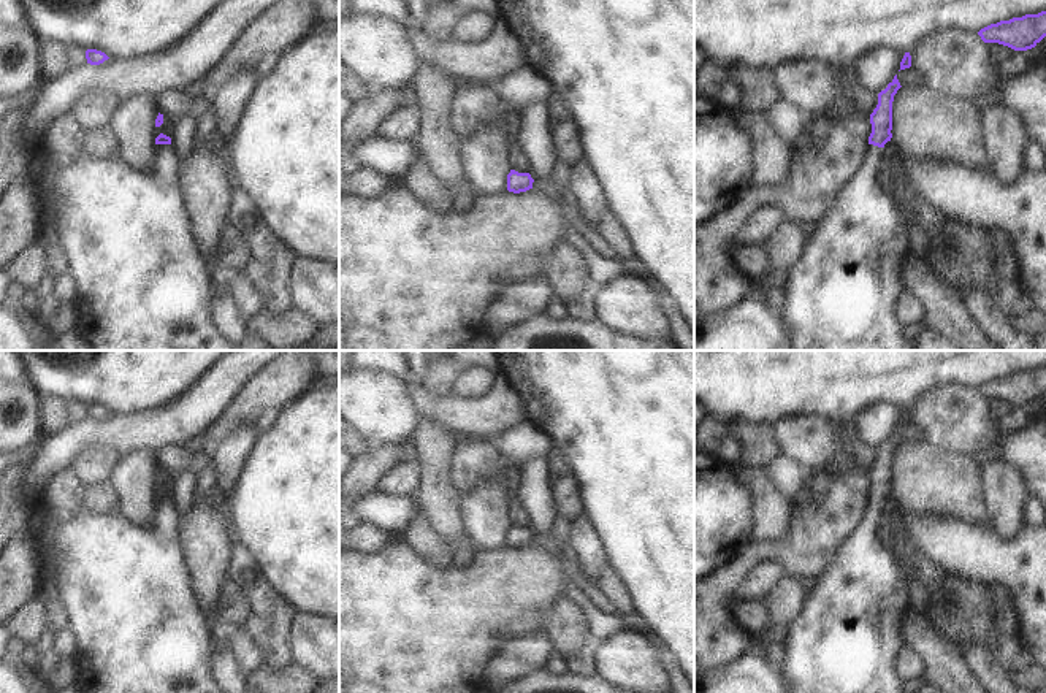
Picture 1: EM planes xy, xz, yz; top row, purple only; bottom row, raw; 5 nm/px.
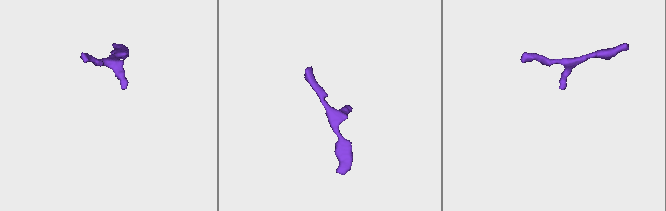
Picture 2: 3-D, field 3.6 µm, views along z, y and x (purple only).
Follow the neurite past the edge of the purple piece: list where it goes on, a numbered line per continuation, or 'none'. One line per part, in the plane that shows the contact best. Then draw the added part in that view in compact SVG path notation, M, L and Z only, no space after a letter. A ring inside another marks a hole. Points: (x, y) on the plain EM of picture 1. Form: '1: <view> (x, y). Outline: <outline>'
1: xy (130, 608). Outline: M157 500L155 517L151 525L141 528L133 525L120 514L97 515L87 509L60 522L51 520L43 530L43 542L48 552L48 569L44 571L44 588L49 596L55 598L67 615L67 631L73 636L76 644L74 658L79 666L79 679L76 688L81 693L222 693L211 676L209 657L216 649L211 637L209 625L204 614L200 611L195 592L192 588L190 576L184 561L181 549L181 515L174 507L173 500Z

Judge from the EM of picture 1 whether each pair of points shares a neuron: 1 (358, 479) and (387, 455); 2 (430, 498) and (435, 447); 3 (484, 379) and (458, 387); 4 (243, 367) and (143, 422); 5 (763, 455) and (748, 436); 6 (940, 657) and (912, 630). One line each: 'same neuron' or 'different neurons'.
1: same neuron
2: same neuron
3: same neuron
4: same neuron
5: same neuron
6: same neuron

